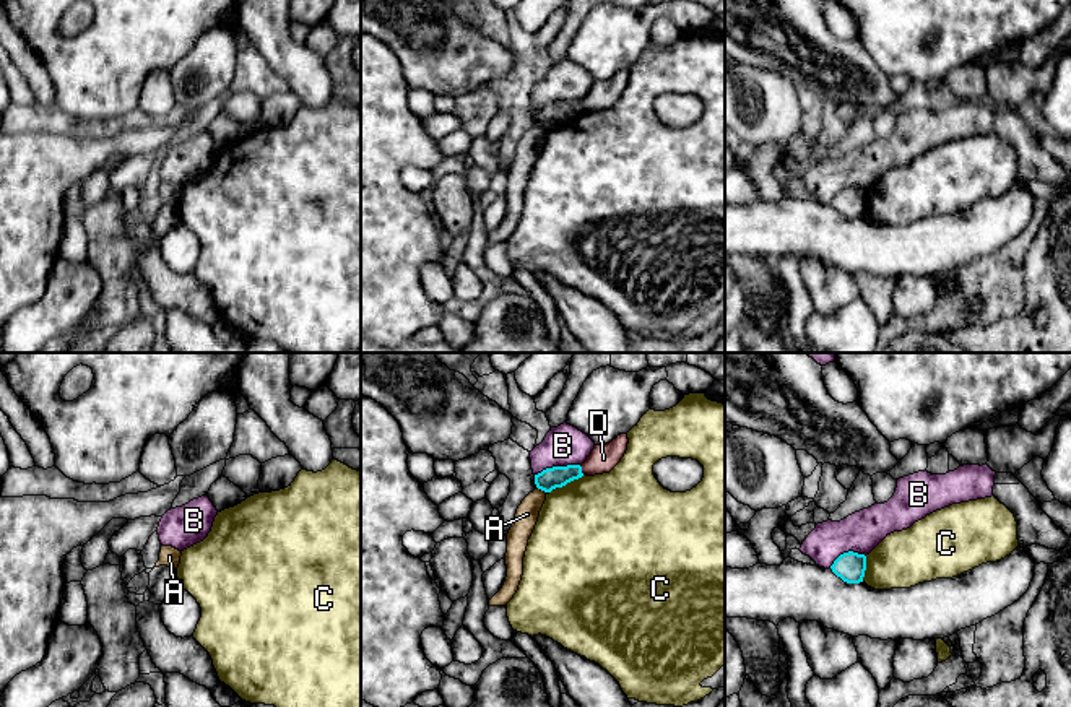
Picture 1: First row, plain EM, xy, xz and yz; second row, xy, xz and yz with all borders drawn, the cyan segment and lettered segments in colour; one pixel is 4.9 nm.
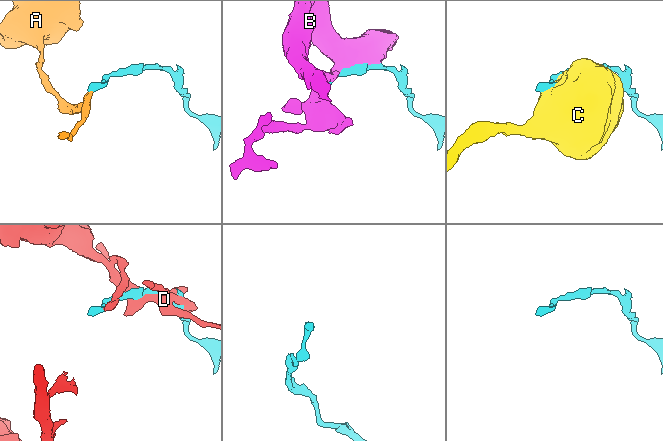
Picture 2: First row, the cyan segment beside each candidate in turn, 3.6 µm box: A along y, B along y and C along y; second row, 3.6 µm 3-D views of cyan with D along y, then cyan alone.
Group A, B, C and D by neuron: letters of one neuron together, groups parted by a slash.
A / B / C / D

